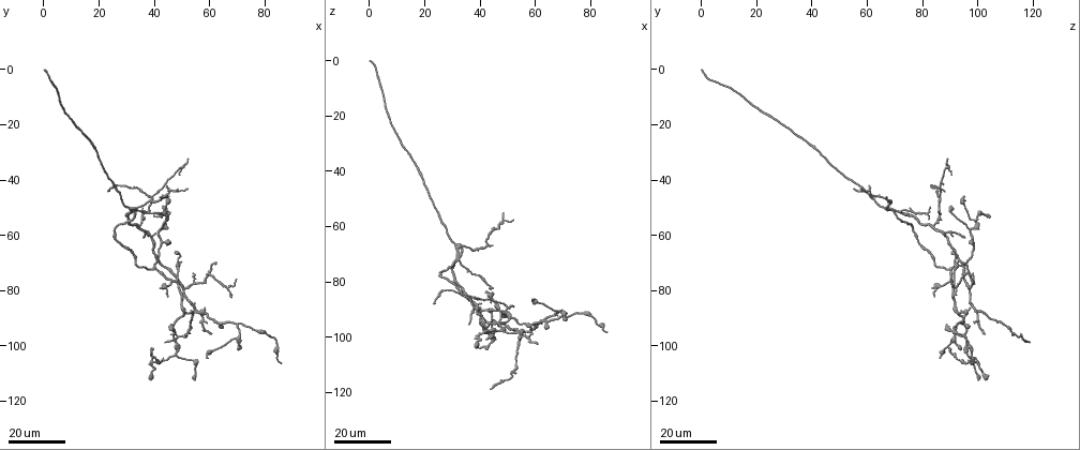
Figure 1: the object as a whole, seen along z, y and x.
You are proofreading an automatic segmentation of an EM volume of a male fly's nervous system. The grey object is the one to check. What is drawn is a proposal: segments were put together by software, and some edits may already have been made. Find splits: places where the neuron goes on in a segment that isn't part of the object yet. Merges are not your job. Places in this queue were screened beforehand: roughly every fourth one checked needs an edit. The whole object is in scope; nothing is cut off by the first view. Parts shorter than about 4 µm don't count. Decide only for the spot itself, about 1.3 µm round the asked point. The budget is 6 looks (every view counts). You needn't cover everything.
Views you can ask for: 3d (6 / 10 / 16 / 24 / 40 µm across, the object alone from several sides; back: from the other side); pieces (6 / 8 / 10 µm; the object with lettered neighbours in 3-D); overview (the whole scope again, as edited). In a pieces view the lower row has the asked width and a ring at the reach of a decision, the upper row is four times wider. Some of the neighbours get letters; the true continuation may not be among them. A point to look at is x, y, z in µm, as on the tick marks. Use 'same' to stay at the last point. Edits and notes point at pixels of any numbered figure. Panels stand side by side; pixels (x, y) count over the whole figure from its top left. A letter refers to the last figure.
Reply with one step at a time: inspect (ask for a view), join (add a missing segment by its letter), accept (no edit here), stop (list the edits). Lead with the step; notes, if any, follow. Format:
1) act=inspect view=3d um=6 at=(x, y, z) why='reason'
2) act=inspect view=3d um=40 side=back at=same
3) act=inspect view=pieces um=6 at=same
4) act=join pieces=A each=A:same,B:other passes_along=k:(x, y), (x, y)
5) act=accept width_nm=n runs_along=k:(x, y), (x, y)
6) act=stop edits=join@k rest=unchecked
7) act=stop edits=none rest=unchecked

act=inspect view=3d um=16 at=(36, 61, 95) why='branch stops here'

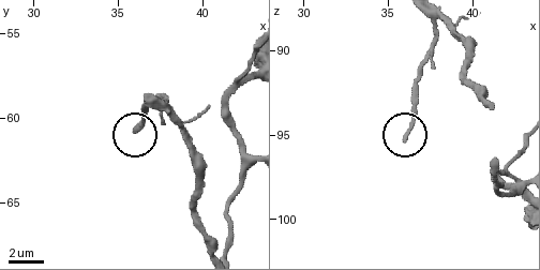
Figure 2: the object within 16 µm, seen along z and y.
act=inspect view=pieces um=8 at=(35.9, 60.8, 95.2)

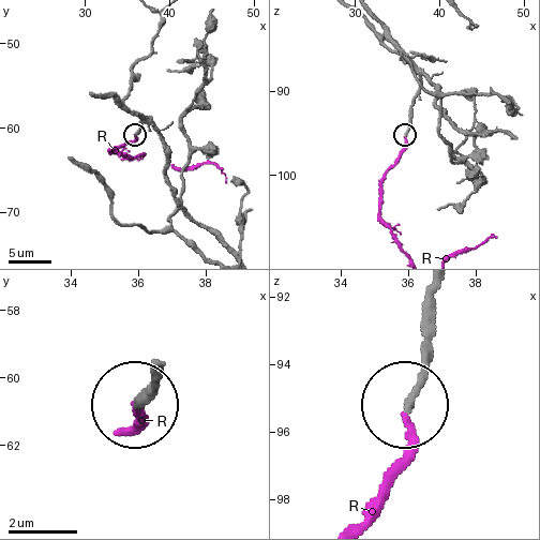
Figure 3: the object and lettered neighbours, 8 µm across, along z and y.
act=join pieces=R each=R:same passes_along=3:(433, 318), (433, 349), (407, 413), (392, 488), (363, 522) found='it goes on there'

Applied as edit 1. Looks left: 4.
act=inspect view=3d um=24 at=(60, 96, 103) why='branch stops here'

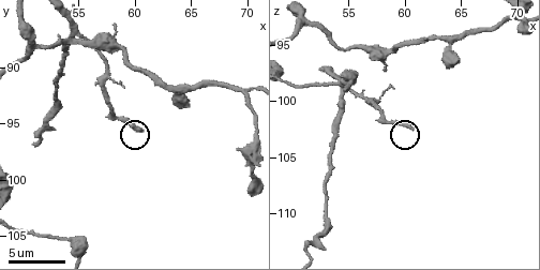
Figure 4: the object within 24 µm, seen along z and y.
act=inspect view=pieces um=8 at=(60.6, 95.6, 102.4) why='see the neighbours'

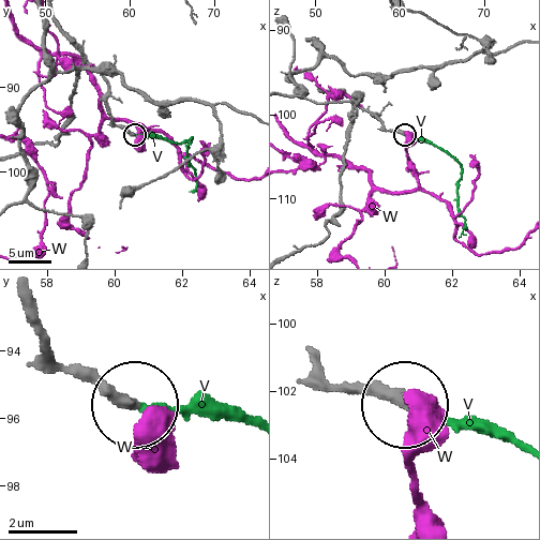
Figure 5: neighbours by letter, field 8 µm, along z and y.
act=join pieces=V width_nm=280 each=V:same,W:other passes_along=5:(49, 351), (144, 409), (245, 413) found='it goes on there'

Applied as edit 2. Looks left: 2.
act=stop edits=join@3,join@5 rest=unchecked

